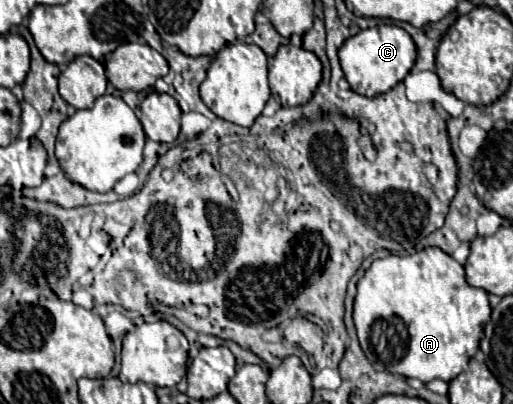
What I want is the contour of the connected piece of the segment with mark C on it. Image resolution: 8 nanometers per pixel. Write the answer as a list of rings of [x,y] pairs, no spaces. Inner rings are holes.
[[[382,23],[378,27],[364,29],[354,37],[346,39],[338,51],[338,57],[344,77],[350,83],[352,91],[366,97],[374,97],[380,93],[388,93],[388,89],[392,89],[408,75],[416,61],[416,45],[404,29]]]

